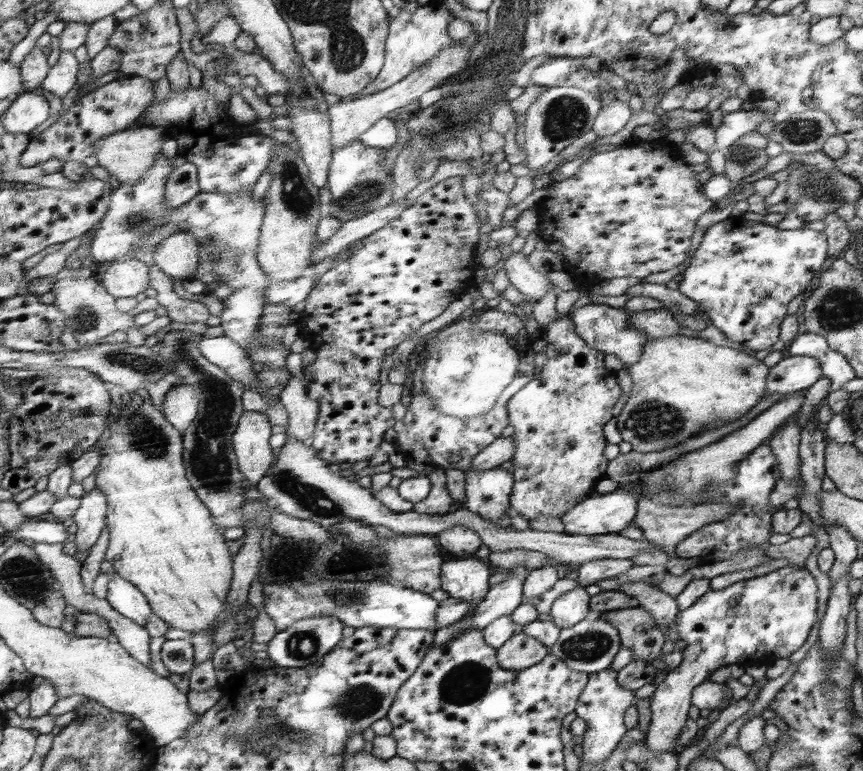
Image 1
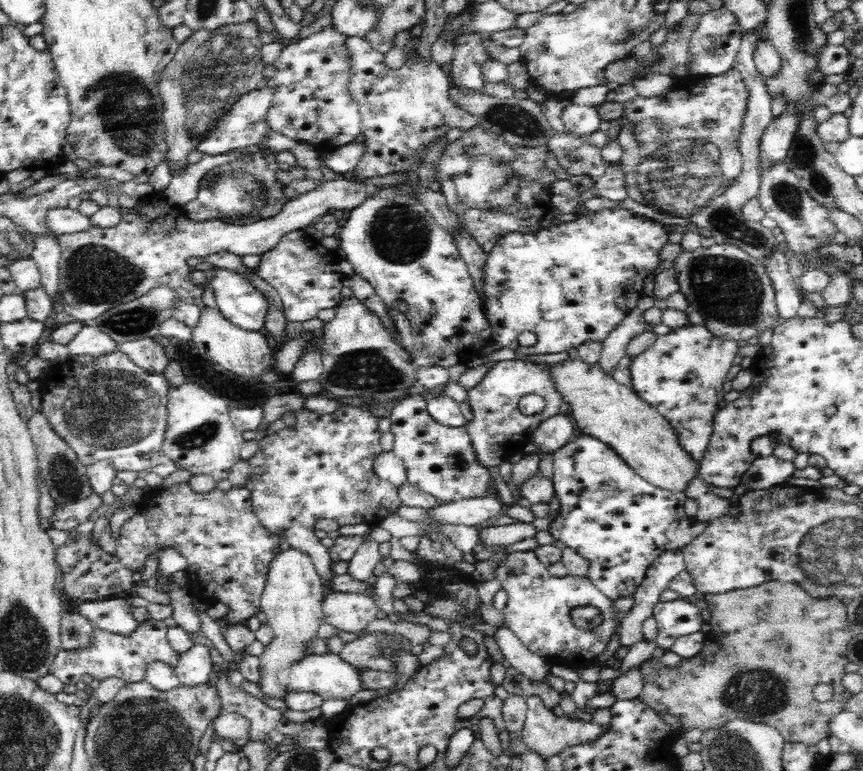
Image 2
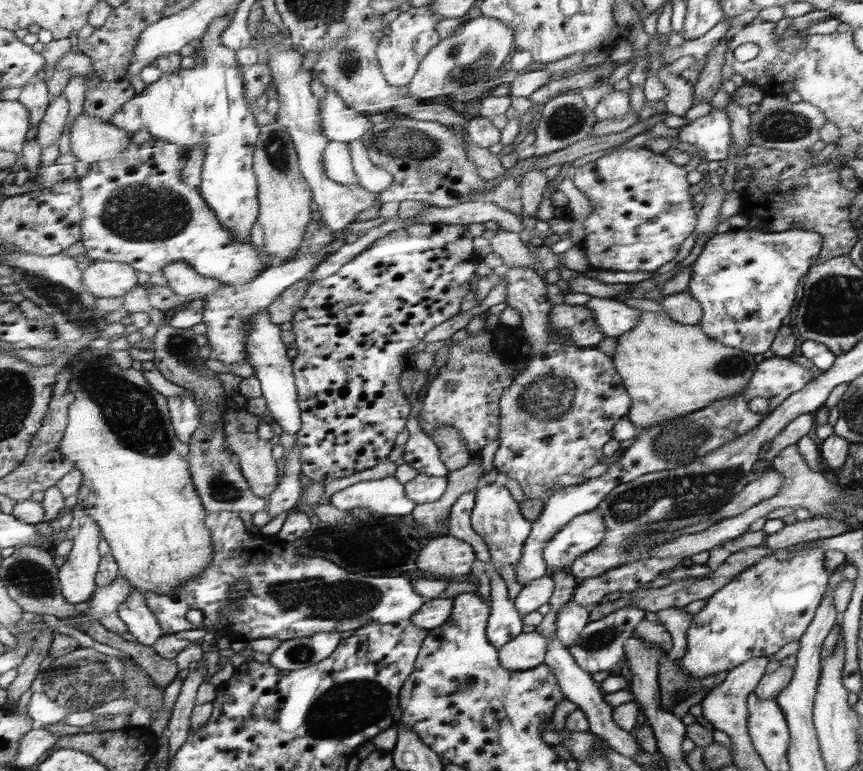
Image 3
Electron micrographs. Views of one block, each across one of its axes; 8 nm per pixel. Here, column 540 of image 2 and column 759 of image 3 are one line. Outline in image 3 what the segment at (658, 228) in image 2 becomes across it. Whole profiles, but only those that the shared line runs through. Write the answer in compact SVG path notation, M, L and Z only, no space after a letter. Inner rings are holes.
M757 228L730 229L724 234L715 234L702 248L692 266L692 278L688 291L703 307L702 322L698 325L707 334L730 348L743 349L746 353L759 355L770 349L776 332L782 326L786 314L790 314L796 302L796 288L800 278L811 271L810 264L818 258L822 248L820 233L794 228L784 232L762 232Z

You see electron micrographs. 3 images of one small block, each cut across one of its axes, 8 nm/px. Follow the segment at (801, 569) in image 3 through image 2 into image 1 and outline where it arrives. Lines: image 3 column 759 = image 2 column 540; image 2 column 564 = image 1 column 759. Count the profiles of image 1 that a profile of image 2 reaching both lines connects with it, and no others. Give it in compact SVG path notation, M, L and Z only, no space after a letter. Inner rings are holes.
M785 566L773 570L764 576L749 578L735 582L722 590L710 589L704 595L684 611L680 611L675 618L680 638L686 642L683 651L683 660L675 669L668 670L662 678L656 682L657 688L650 697L651 722L644 740L646 747L652 753L677 751L674 747L678 735L682 732L688 712L692 705L692 692L696 686L700 686L708 680L708 673L714 673L722 666L730 664L752 665L763 663L772 665L777 658L788 658L796 650L800 650L816 624L818 618L818 594L817 584L808 569L801 566Z

